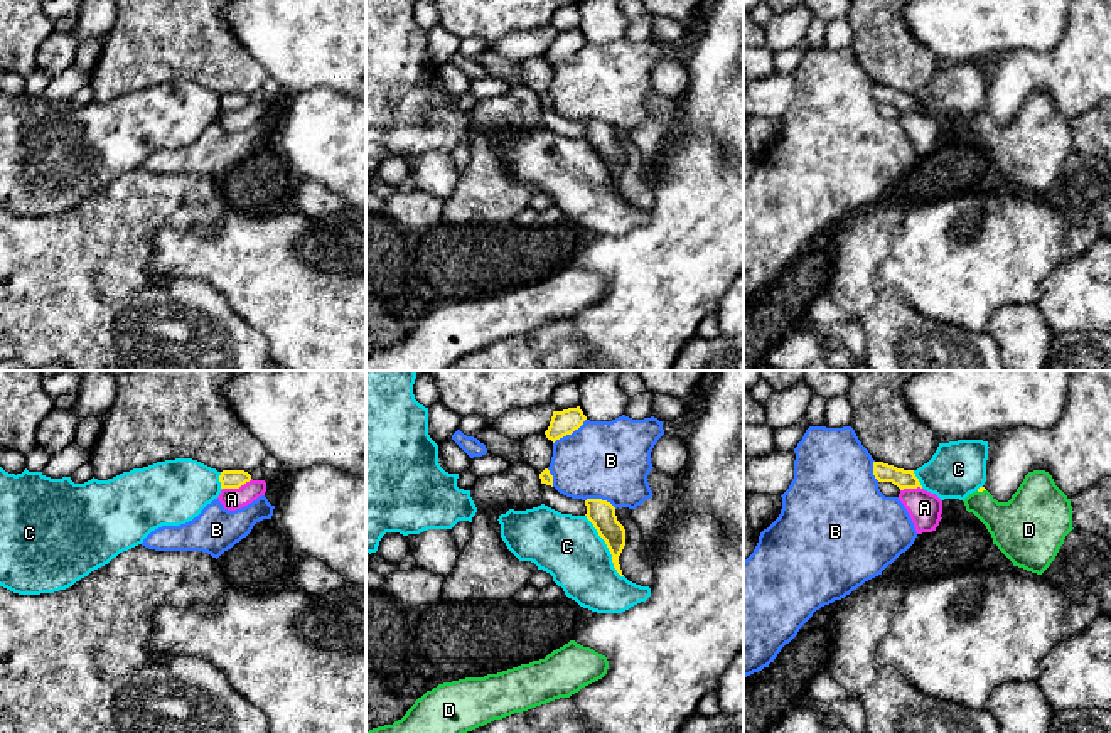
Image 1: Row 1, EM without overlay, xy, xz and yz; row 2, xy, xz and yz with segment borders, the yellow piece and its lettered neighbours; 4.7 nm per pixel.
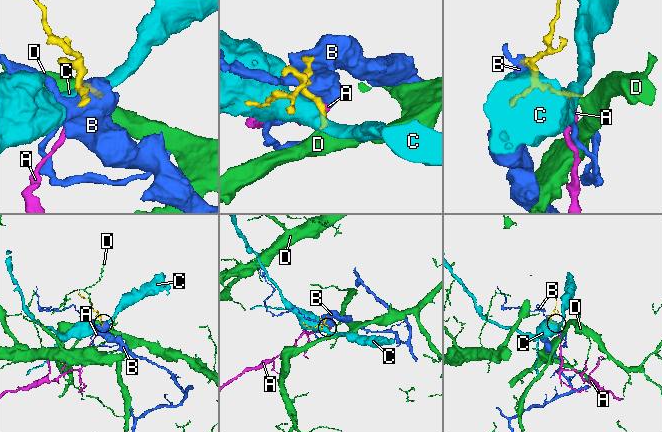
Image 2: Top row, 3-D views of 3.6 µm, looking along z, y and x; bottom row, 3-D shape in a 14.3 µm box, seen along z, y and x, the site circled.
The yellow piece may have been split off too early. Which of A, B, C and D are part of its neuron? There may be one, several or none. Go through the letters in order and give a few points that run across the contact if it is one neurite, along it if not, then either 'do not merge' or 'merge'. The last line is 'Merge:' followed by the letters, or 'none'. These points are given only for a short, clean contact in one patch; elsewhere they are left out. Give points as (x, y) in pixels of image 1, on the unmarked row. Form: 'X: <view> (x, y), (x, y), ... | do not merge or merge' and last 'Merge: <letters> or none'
A: xy (252, 101), (238, 110), (223, 112) | do not merge
B: do not merge
C: xz (585, 137), (604, 164), (612, 189), (622, 199) | do not merge
D: merge
Merge: D

